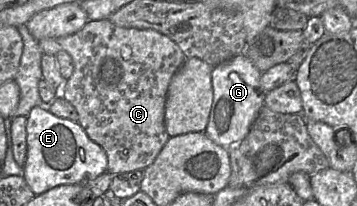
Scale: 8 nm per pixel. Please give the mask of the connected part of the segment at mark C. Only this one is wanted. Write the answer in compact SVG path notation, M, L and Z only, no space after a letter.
M108 19L88 21L71 35L41 39L38 45L43 54L55 56L65 51L71 56L73 72L64 81L61 96L75 108L77 122L88 137L105 151L108 159L106 172L114 176L144 170L152 164L170 137L165 129L165 101L169 83L186 59L179 46L155 30L122 28Z

